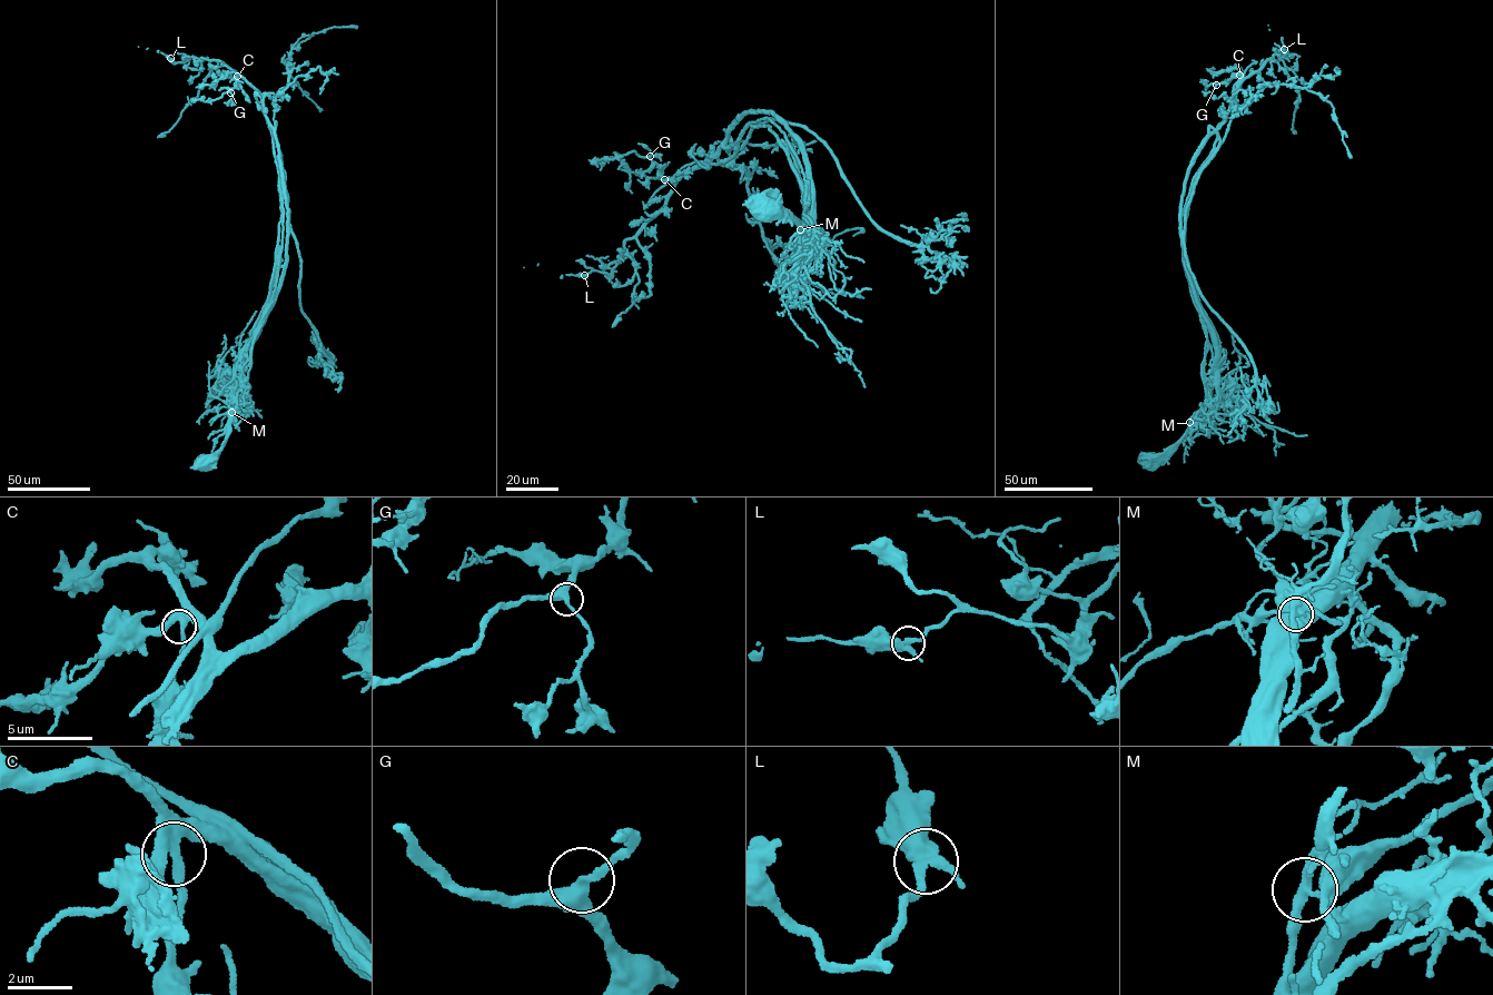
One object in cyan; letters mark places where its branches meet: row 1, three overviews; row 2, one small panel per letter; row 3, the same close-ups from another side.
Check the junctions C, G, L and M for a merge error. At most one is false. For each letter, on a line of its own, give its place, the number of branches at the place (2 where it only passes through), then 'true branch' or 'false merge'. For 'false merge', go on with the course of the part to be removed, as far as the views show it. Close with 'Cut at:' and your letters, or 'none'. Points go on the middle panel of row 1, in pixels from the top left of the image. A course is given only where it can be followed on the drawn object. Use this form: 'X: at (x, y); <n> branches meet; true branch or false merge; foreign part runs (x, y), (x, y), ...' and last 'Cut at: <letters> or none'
C: at (664, 179); 3 branches meet; true branch
G: at (650, 156); 3 branches meet; true branch
L: at (584, 275); 3 branches meet; true branch
M: at (800, 229); 3 branches meet; false merge; foreign part runs (800, 229), (812, 242), (804, 177), (765, 117), (747, 124), (731, 157), (680, 169), (609, 260), (524, 267)
Cut at: M

